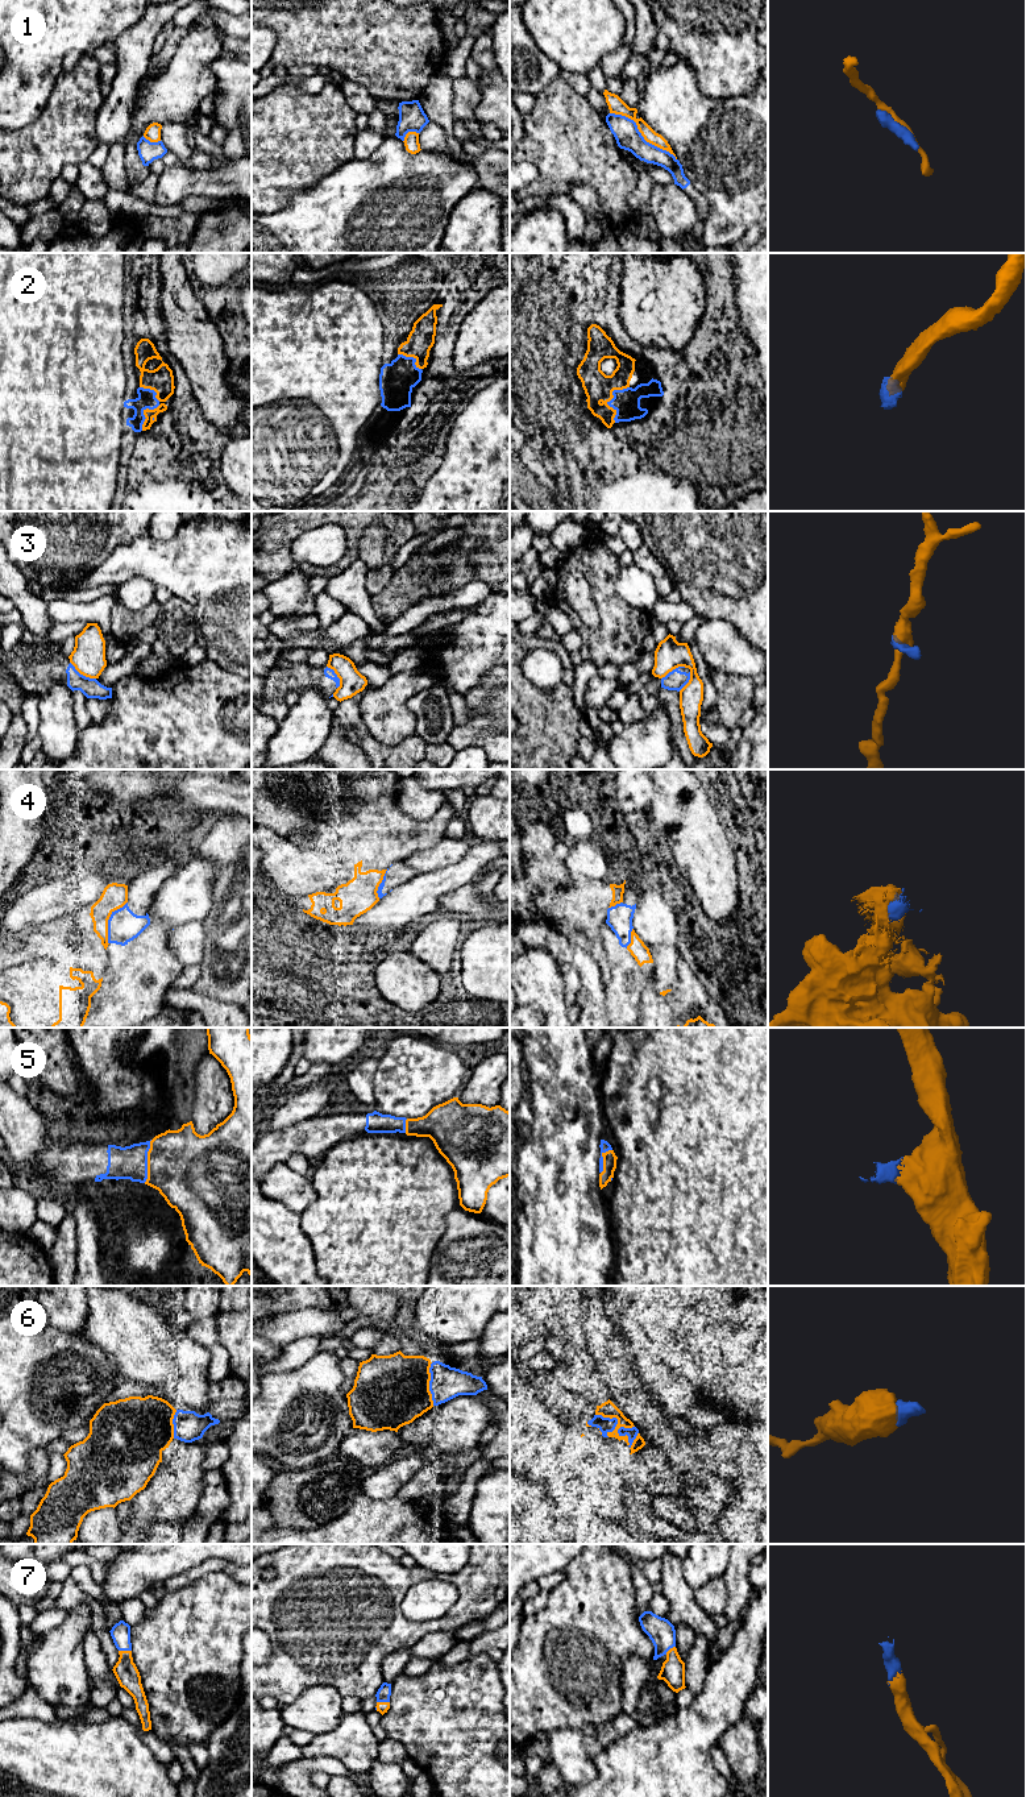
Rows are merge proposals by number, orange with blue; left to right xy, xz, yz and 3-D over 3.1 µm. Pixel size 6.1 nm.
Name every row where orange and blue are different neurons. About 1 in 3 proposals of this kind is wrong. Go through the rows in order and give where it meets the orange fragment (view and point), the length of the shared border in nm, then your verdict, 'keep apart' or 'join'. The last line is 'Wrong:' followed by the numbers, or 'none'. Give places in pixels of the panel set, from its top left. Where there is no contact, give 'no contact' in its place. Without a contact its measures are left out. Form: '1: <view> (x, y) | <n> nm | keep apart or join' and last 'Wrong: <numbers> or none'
1: yz (642, 135) | 500 nm | keep apart
2: yz (611, 398) | 240 nm | join
3: xy (82, 673) | 190 nm | keep apart
4: xy (107, 921) | 280 nm | keep apart
5: xy (148, 1161) | 260 nm | join
6: yz (617, 1426) | 300 nm | join
7: xy (125, 1651) | 80 nm | join
Wrong: 1, 3, 4

